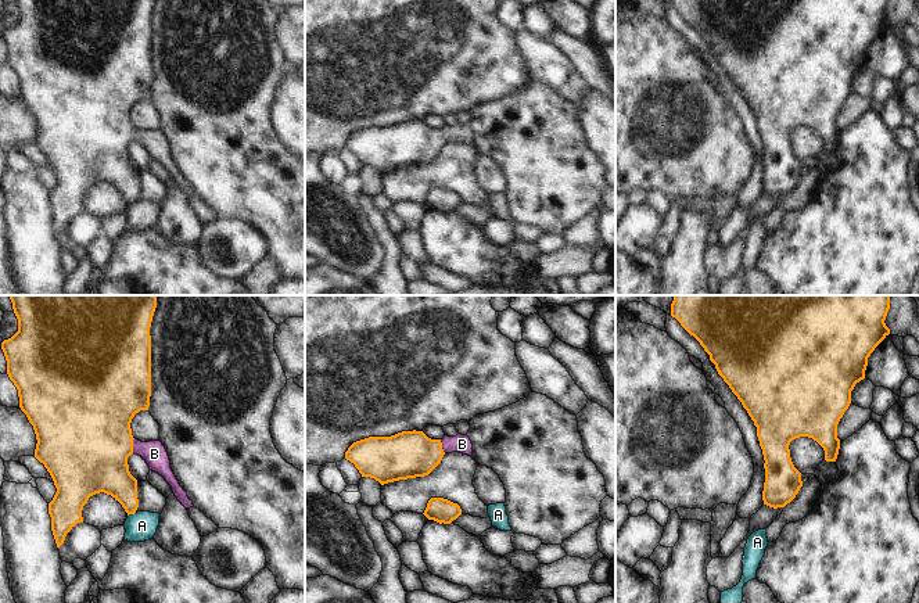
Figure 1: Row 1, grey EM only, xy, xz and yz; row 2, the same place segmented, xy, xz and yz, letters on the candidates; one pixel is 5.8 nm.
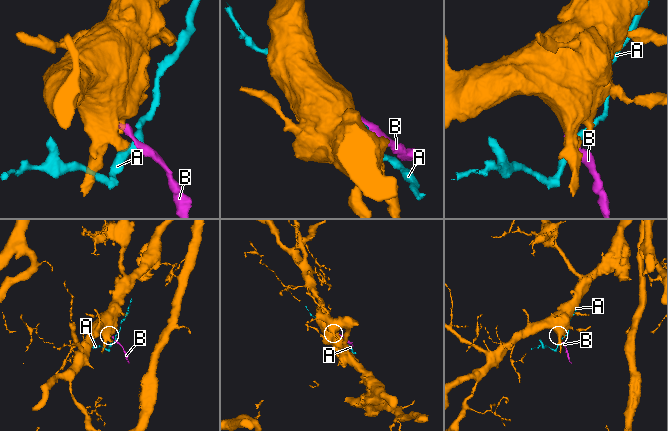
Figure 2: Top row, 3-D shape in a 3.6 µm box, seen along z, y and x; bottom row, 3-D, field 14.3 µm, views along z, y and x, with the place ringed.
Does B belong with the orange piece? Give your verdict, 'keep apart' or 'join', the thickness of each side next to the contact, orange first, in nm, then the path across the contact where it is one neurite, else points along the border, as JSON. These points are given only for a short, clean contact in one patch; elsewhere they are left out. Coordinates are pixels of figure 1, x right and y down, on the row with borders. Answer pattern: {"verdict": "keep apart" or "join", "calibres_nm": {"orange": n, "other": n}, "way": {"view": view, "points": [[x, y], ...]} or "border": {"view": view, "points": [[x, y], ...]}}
{"verdict": "join", "calibres_nm": {"orange": 480, "other": 140}, "way": {"view": "xy", "points": [[89, 441], [132, 445], [154, 453]]}}

